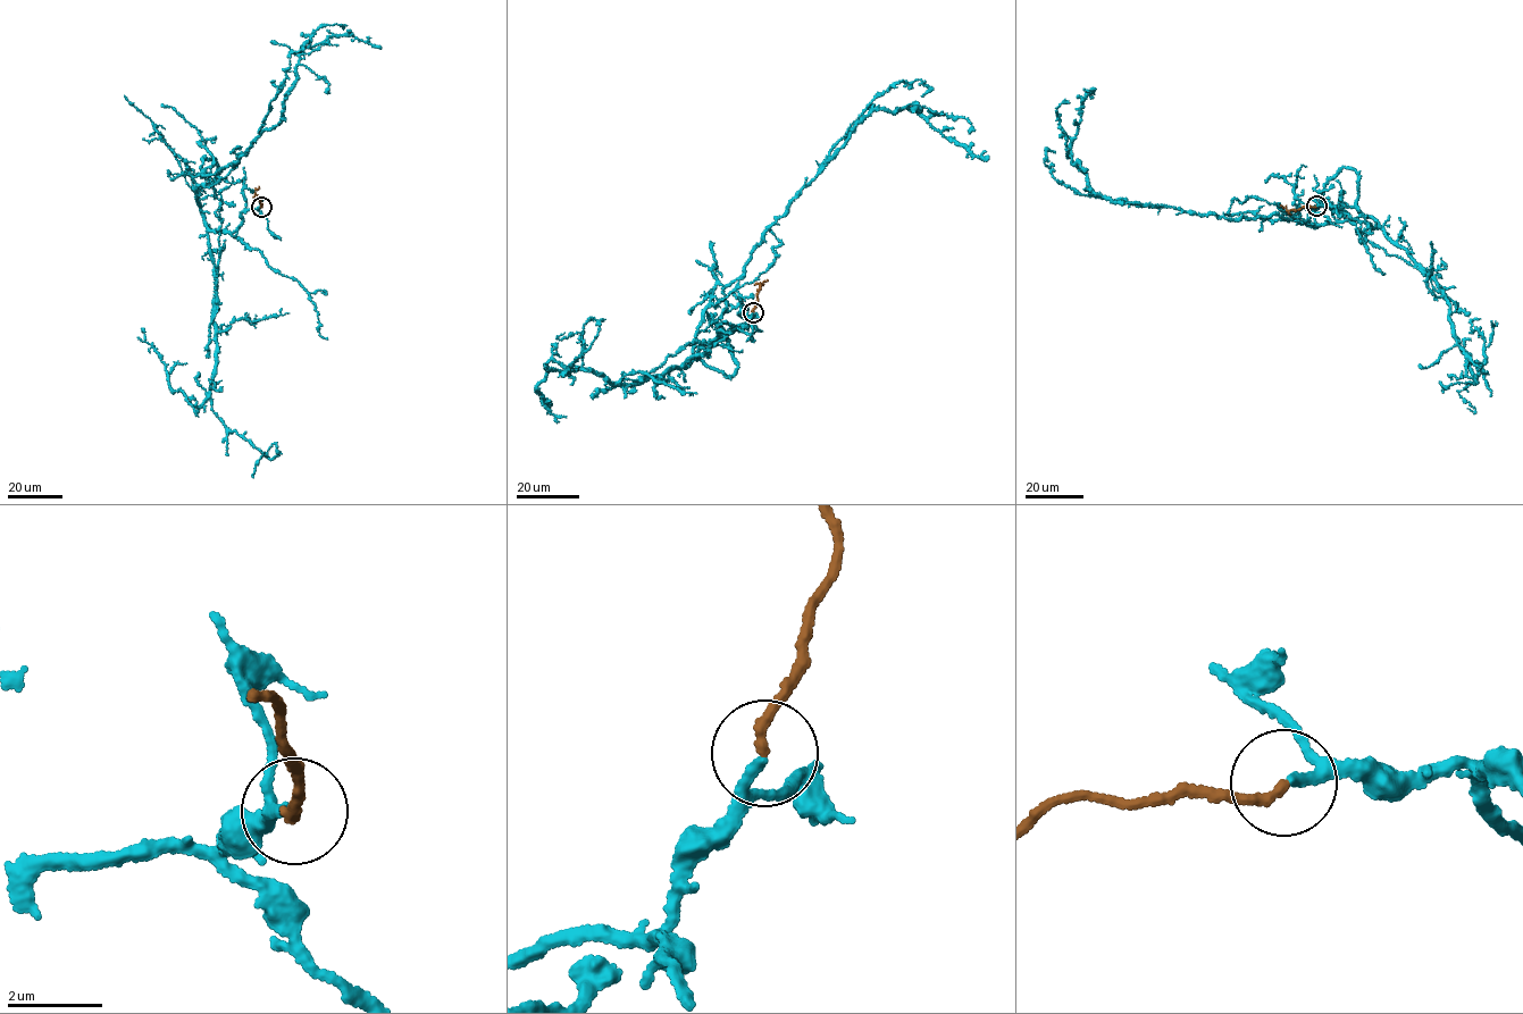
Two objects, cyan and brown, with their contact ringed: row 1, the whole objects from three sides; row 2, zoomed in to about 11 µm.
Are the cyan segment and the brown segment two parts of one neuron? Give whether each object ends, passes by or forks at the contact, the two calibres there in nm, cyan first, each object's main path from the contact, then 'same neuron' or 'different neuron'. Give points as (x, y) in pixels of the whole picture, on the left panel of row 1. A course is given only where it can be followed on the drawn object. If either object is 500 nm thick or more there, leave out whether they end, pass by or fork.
cyan ends | brown ends | 200/220 nm | cyan via (261, 206), (214, 233), (194, 190), (281, 120), (301, 50), (335, 35), (382, 48) | brown via (261, 207), (256, 191), (258, 186) | same neuron

